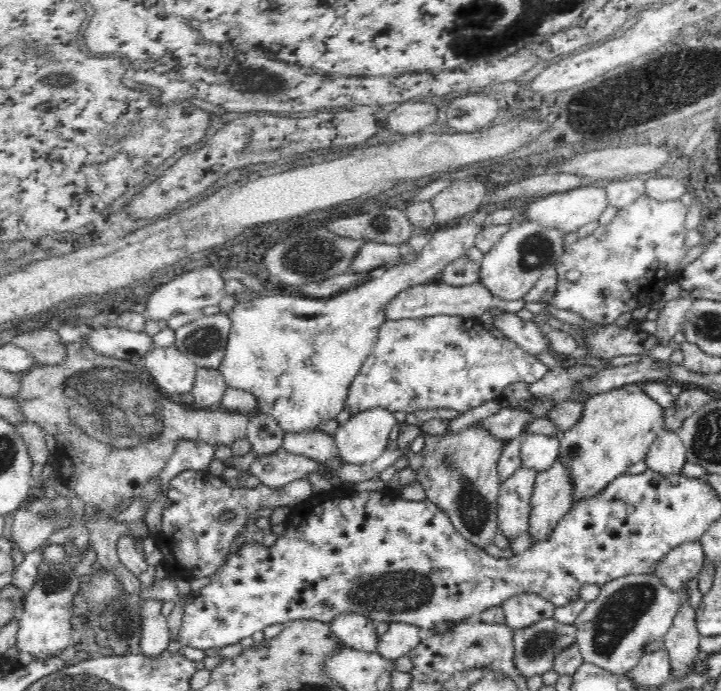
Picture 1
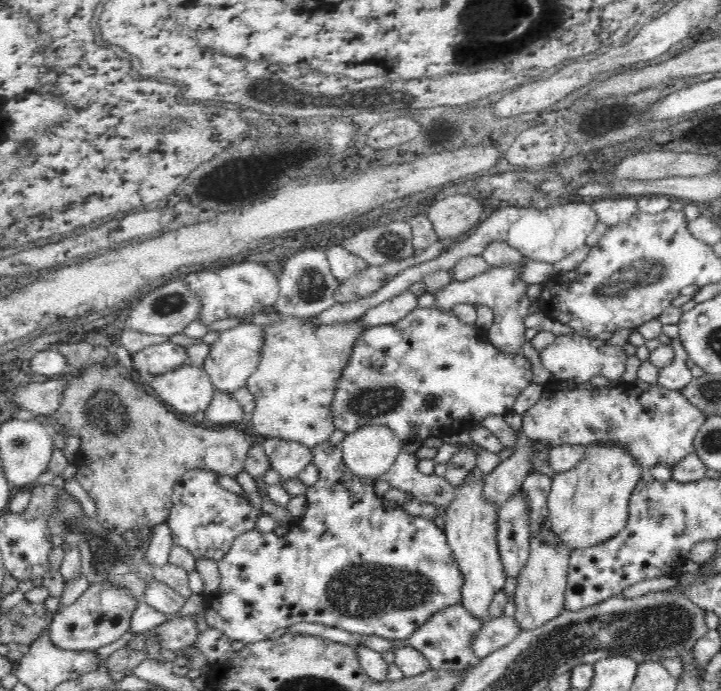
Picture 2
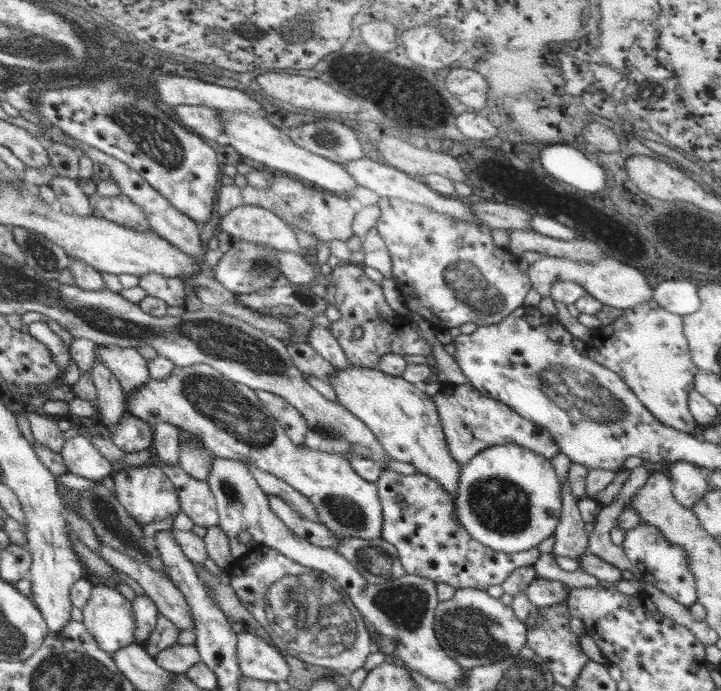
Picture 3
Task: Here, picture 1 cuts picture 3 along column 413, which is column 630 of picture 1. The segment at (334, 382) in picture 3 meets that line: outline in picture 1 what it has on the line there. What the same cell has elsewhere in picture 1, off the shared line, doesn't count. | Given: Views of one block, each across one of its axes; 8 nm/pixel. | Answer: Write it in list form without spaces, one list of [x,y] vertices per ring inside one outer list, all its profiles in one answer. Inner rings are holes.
[[[640,383],[591,395],[579,421],[560,439],[559,457],[574,483],[573,505],[602,494],[610,482],[627,473],[630,465],[644,461],[650,445],[664,431],[664,407],[648,397]]]

